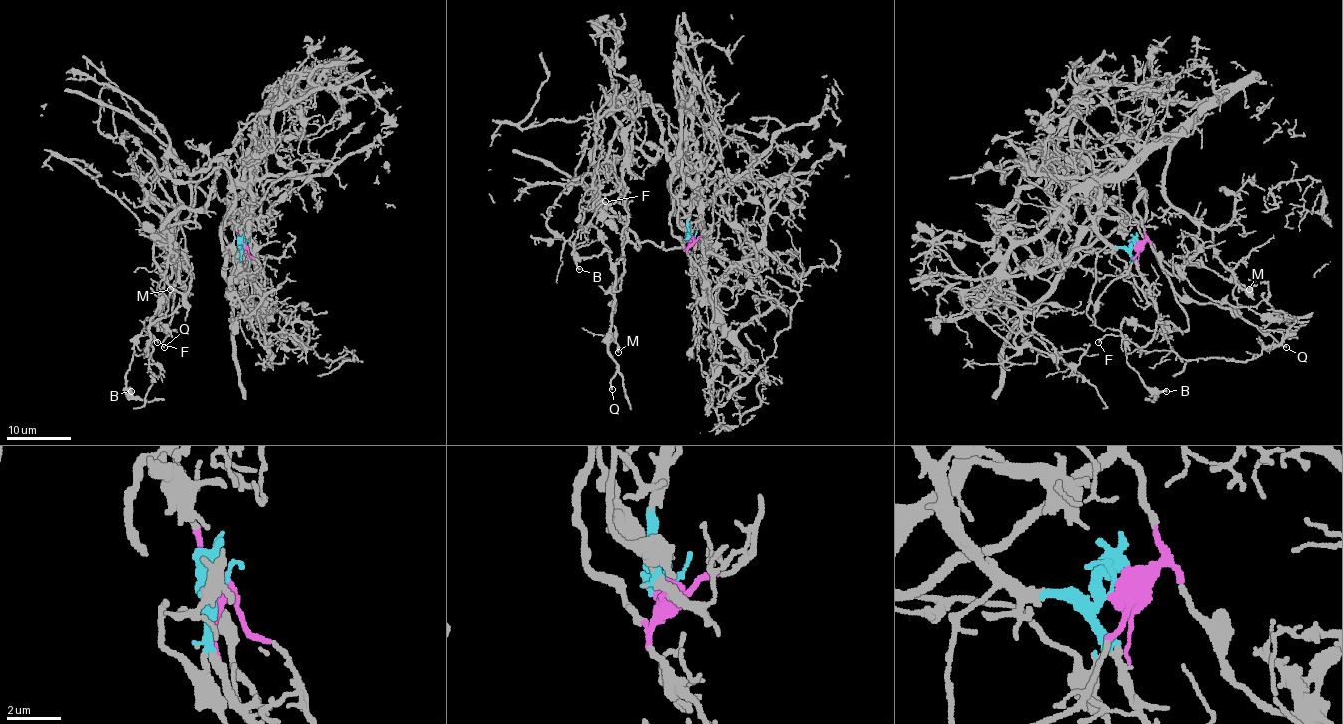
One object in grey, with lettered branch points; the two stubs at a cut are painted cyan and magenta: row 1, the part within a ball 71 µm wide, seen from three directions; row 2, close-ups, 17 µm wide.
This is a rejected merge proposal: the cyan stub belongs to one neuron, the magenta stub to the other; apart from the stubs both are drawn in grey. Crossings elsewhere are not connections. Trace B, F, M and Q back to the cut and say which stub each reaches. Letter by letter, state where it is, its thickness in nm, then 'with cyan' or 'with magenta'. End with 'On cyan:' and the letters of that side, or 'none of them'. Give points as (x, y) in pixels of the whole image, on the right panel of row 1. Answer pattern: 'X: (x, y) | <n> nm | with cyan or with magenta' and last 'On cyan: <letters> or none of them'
B: (1166, 391) | 170 nm | with magenta
F: (1098, 342) | 160 nm | with magenta
M: (1249, 289) | 160 nm | with magenta
Q: (1286, 347) | 190 nm | with magenta
On cyan: none of them

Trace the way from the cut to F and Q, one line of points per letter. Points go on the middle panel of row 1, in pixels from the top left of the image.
F: (691, 238), (686, 248), (680, 238), (672, 248), (625, 243), (615, 292), (610, 250), (589, 224), (606, 201)
Q: (691, 238), (686, 248), (680, 238), (672, 248), (625, 243), (609, 351), (617, 364), (612, 389)

